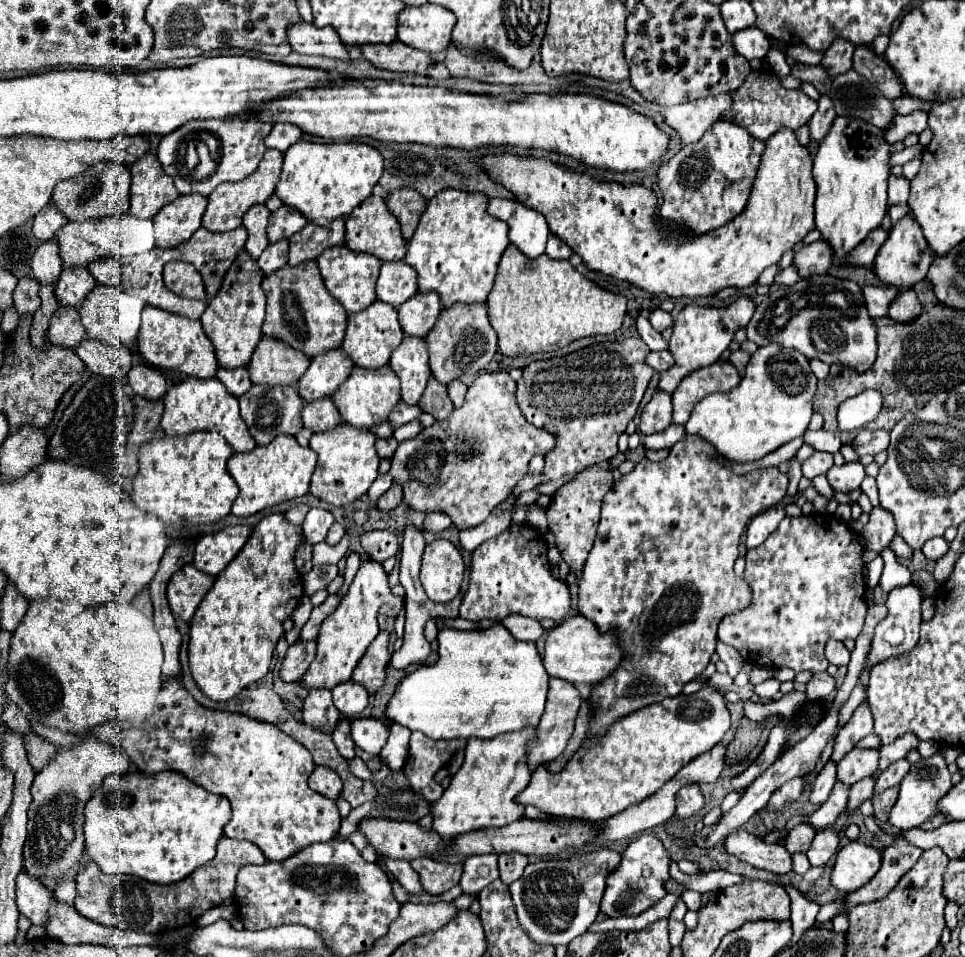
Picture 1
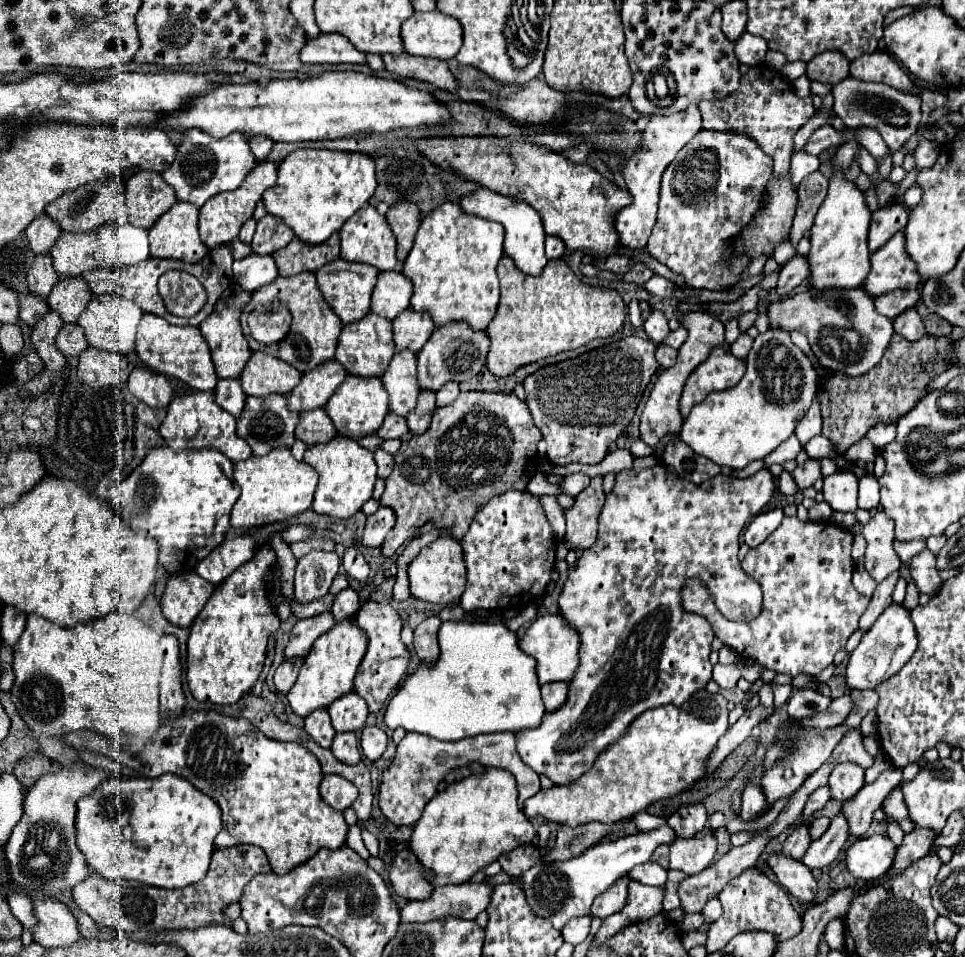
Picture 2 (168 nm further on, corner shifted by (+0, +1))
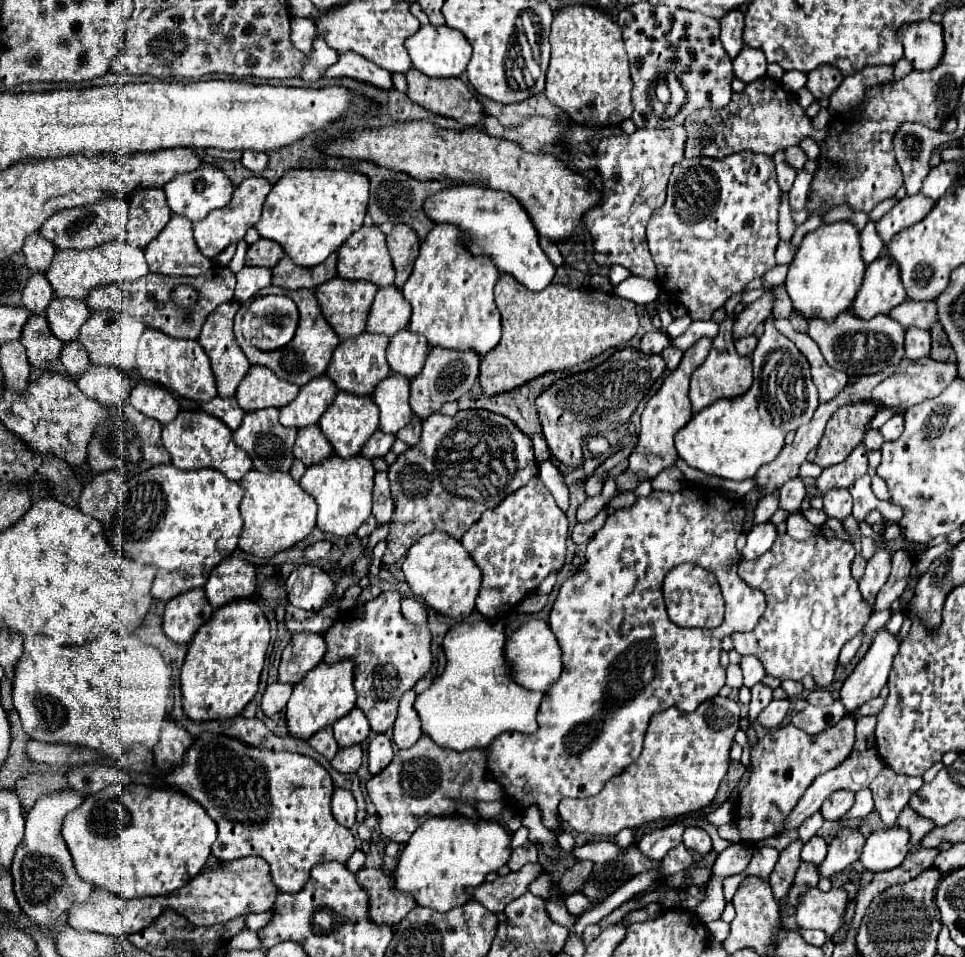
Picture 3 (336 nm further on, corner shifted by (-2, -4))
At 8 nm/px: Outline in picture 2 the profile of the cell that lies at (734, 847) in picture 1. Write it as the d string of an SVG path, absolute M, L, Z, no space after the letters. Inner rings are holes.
M778 851L768 855L768 867L774 871L780 885L784 885L802 905L814 905L814 897L818 893L816 879L802 861L796 861Z

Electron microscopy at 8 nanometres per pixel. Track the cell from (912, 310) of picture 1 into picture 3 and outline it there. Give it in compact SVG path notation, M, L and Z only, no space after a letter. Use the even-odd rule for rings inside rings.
M920 328L906 330L906 358L924 358L930 356L930 332Z

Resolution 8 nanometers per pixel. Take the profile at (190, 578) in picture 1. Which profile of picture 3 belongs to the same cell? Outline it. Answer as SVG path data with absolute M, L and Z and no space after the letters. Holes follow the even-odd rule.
M196 588L182 596L176 596L166 604L164 612L164 634L178 644L188 644L196 630L208 622L214 608L208 604L204 590Z

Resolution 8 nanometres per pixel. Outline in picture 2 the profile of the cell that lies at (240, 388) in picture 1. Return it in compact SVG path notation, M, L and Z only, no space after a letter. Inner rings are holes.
M220 379L216 385L216 403L232 413L234 417L240 415L246 401L246 393L242 391L242 385L238 379Z

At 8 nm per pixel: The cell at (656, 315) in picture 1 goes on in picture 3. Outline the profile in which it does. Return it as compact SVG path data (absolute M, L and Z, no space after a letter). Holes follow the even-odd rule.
M660 330L646 332L640 340L640 352L644 354L660 354L666 346L670 346L670 338Z

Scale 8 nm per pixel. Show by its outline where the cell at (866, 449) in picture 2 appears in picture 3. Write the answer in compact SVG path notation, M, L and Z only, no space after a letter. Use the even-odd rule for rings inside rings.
M868 430L866 436L864 436L864 444L866 444L868 450L880 450L882 442L884 442L884 438L878 430Z

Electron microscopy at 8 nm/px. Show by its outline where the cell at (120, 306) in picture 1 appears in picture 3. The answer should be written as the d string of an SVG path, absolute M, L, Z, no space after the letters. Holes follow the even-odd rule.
M92 312L88 322L80 330L80 344L86 348L90 364L98 366L116 366L124 372L132 372L136 368L136 344L144 332L144 324L130 314L122 312Z

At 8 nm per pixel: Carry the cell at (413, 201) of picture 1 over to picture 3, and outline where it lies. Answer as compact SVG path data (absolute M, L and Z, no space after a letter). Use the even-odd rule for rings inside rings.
M396 224L390 232L390 236L386 236L386 242L388 242L388 250L390 250L390 256L392 256L394 270L396 270L394 286L402 288L404 282L408 280L410 272L412 272L416 258L418 258L420 240L410 226Z

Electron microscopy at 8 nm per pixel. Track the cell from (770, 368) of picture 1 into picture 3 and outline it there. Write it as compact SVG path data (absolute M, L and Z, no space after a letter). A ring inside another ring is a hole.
M770 322L764 324L752 362L754 384L746 394L712 402L706 410L694 414L692 420L674 436L678 458L682 458L690 468L708 476L748 480L762 464L772 462L780 454L790 430L798 430L798 426L810 422L818 406L818 390L812 382L808 362Z

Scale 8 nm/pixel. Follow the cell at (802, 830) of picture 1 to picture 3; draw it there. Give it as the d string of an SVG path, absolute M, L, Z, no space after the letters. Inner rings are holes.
M796 840L780 852L780 858L770 874L770 886L772 886L772 894L776 900L784 898L794 882L794 874L800 866L800 850L802 850L802 842Z

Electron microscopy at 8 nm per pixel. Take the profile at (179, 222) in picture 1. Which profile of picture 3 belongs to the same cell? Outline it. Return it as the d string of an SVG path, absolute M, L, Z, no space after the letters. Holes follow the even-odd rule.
M172 216L158 238L146 246L144 254L150 272L162 276L200 276L212 266L198 250L192 236L192 222L184 216Z

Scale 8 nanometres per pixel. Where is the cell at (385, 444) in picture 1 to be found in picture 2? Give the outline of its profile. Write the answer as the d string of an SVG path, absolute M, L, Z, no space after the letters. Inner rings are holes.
M378 447L374 451L374 457L376 457L376 465L378 465L378 475L388 477L392 473L392 469L394 469L394 455L390 455L382 447Z

